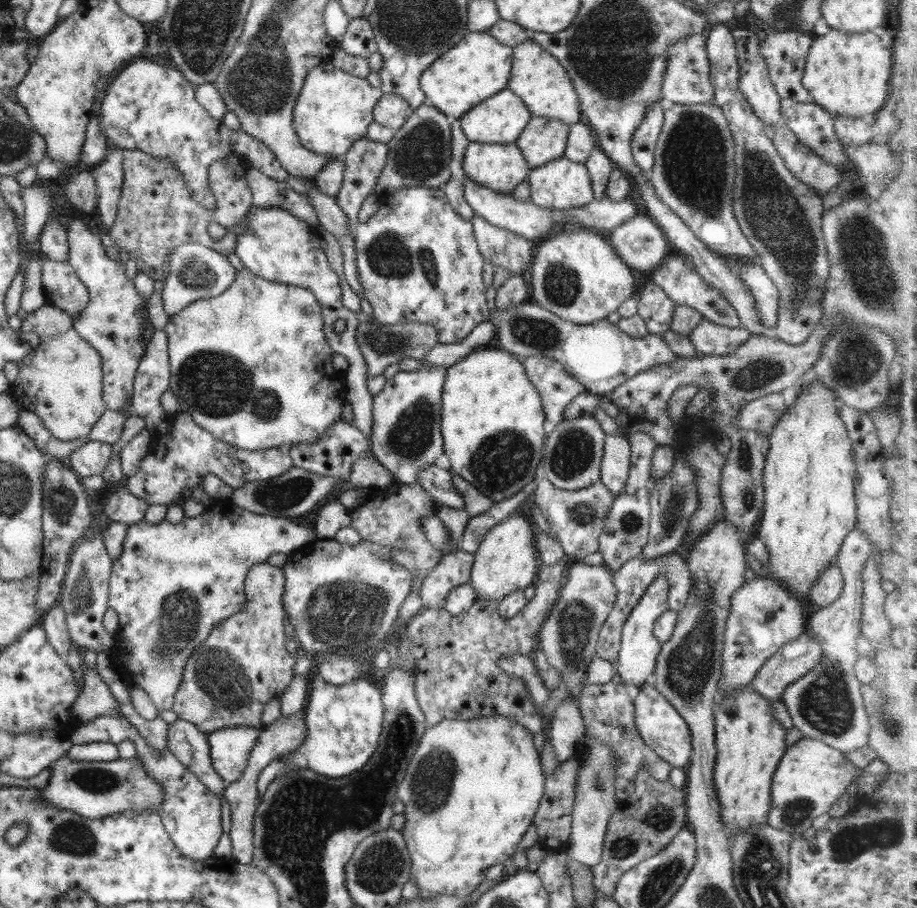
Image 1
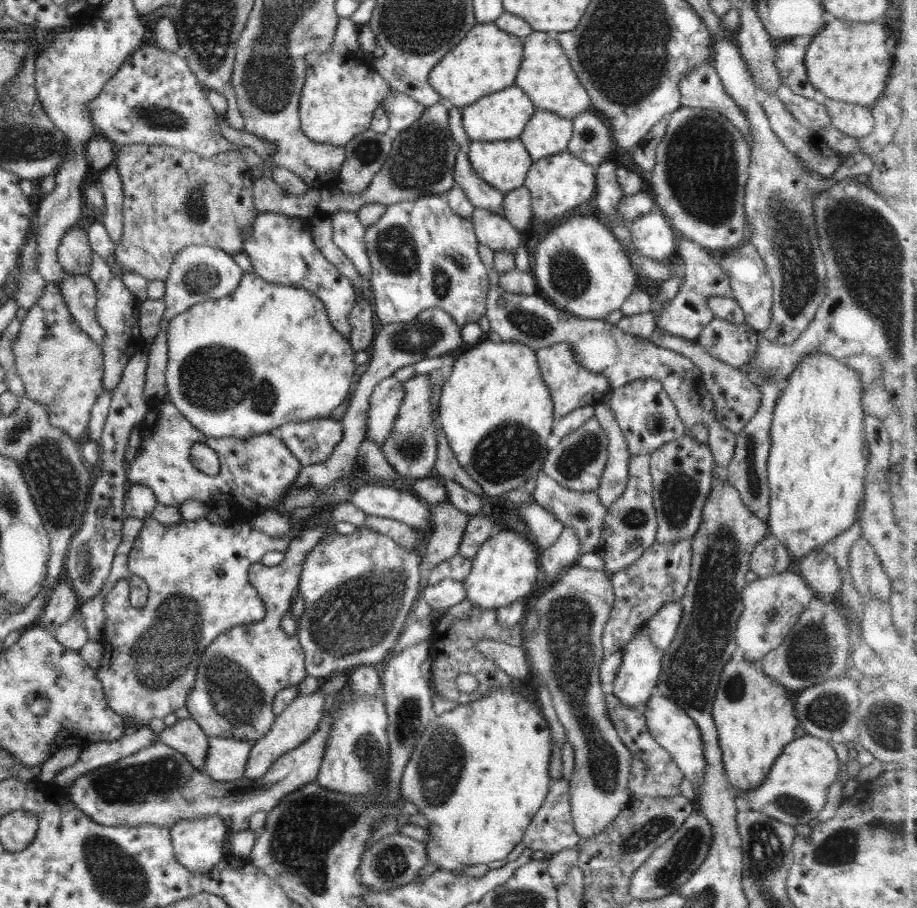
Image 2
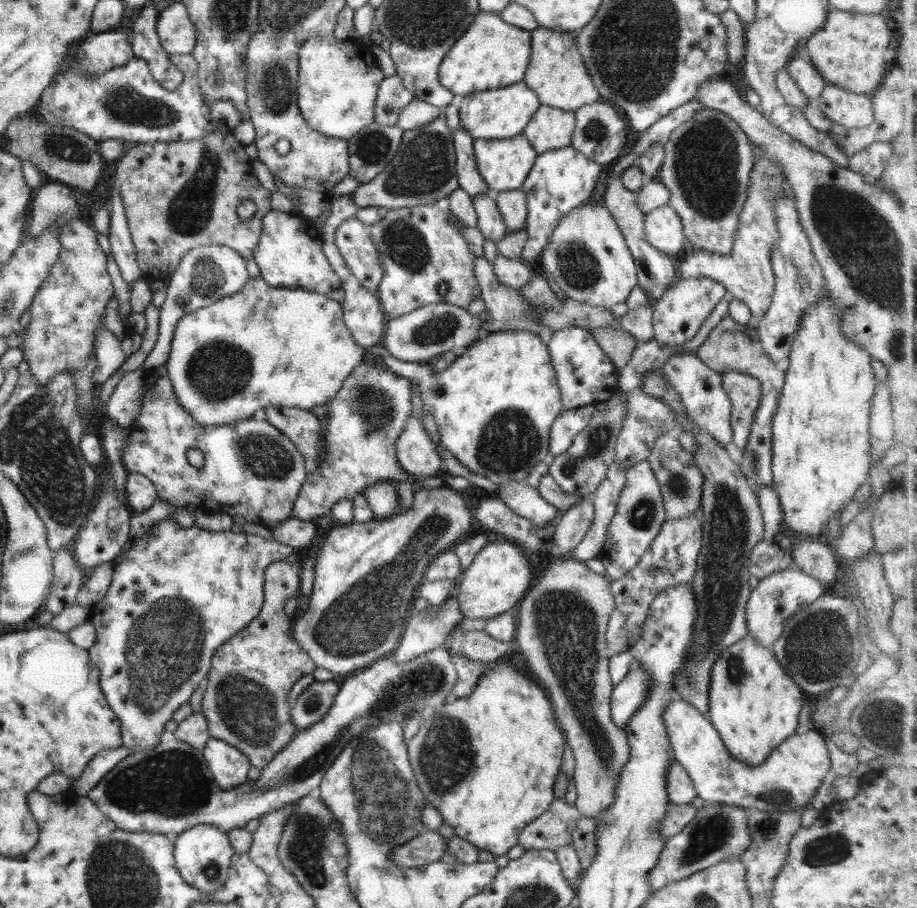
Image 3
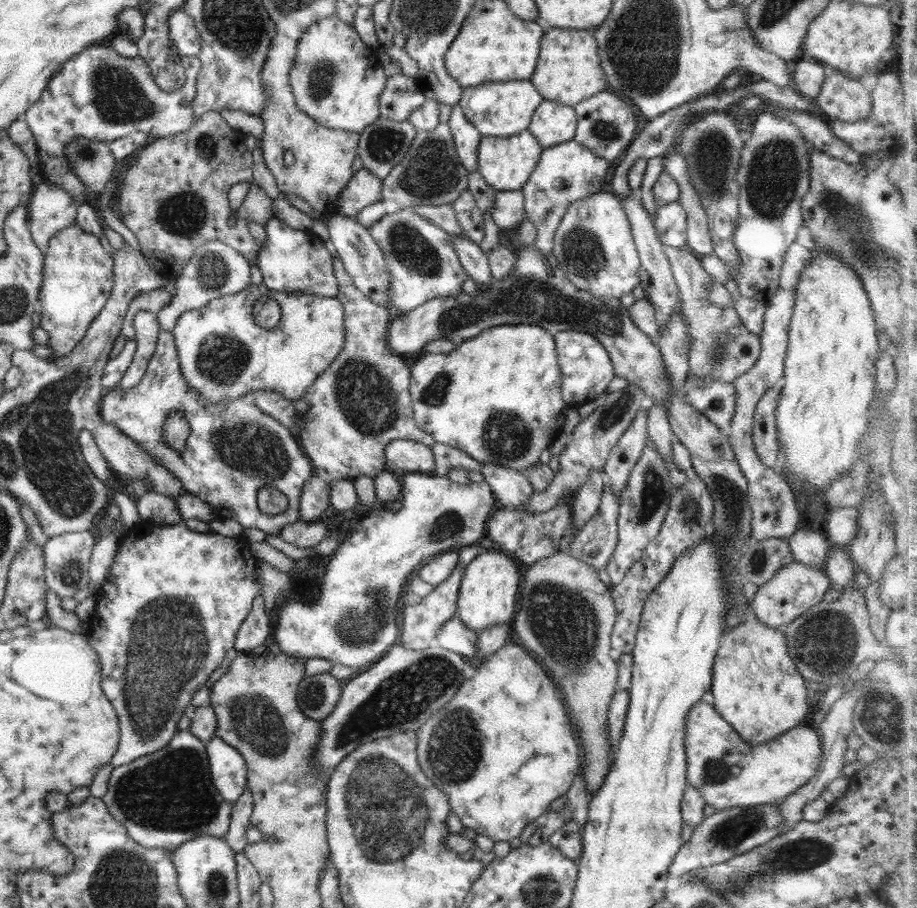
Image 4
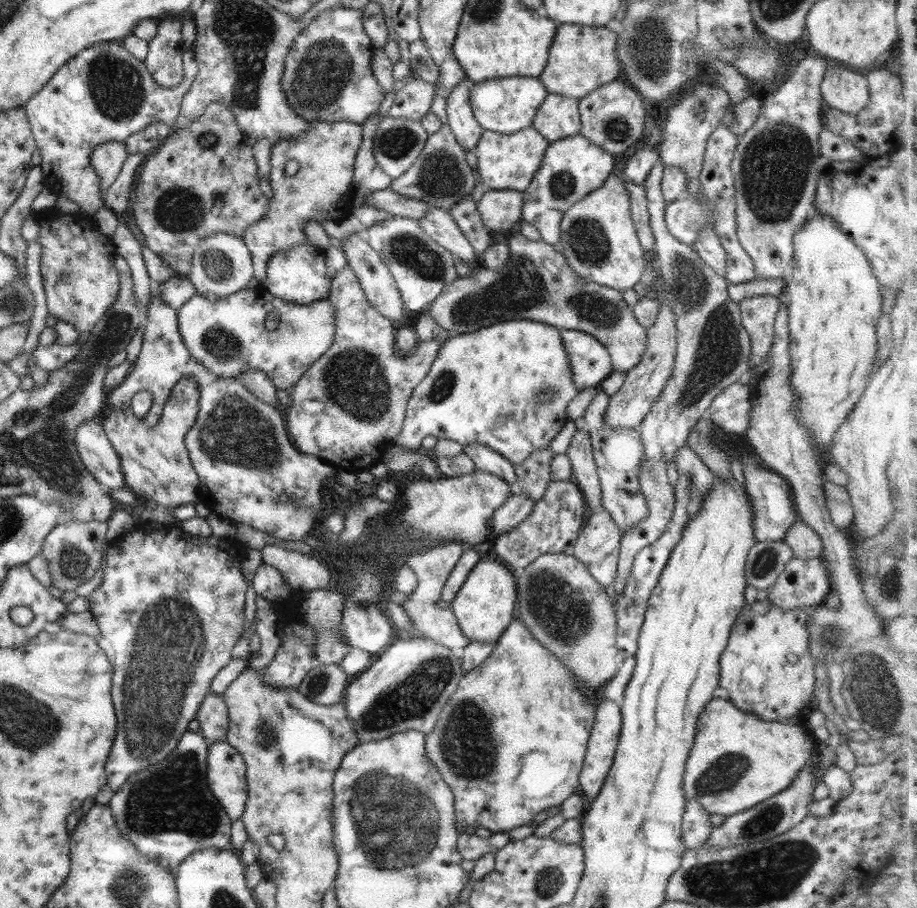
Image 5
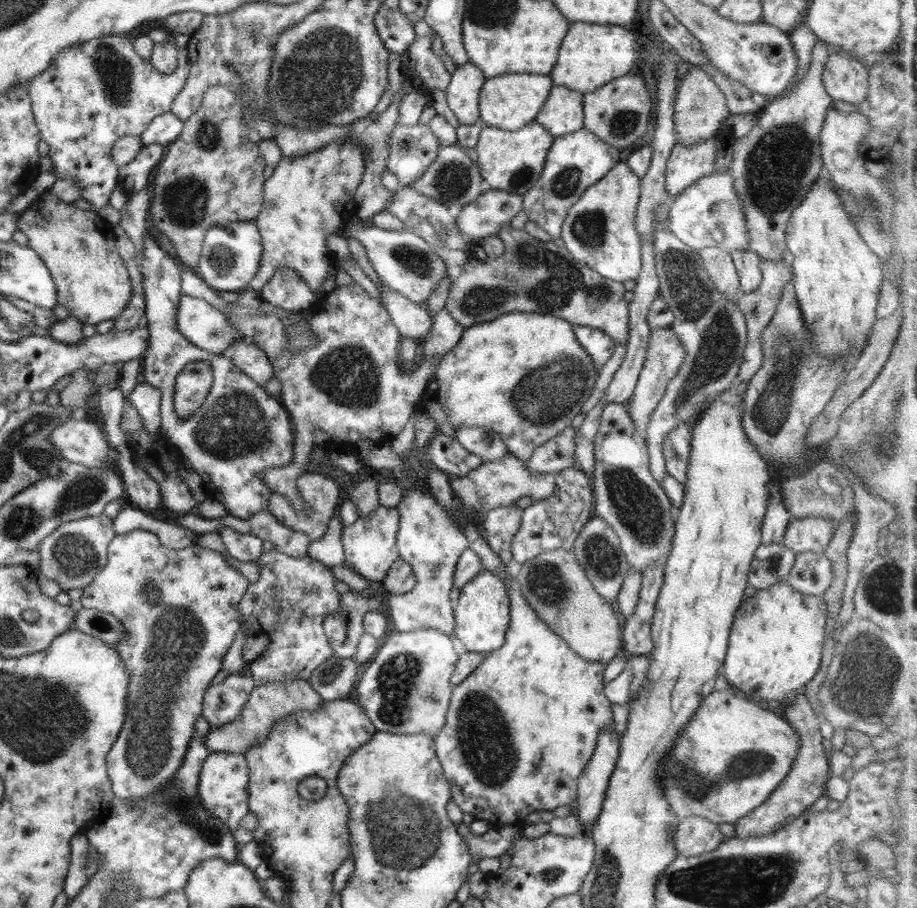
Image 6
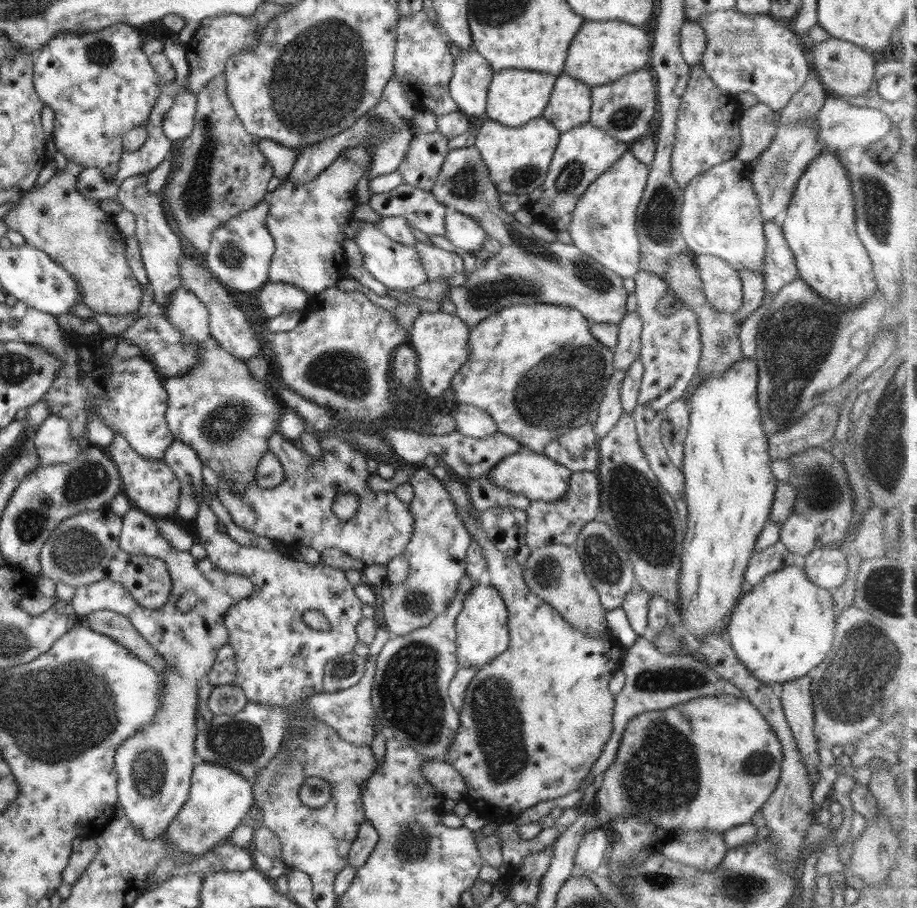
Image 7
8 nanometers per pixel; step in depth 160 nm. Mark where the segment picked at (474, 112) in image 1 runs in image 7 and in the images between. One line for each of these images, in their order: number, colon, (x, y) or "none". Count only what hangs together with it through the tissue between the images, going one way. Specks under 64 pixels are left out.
2: (502, 115)
3: (504, 112)
4: (498, 109)
5: (506, 105)
6: (510, 101)
7: (514, 97)

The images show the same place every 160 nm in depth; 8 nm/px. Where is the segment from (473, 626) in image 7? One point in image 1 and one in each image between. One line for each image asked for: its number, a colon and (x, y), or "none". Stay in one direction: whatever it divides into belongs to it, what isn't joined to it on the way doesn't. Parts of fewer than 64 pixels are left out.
1: (506, 561)
2: (504, 569)
3: (497, 579)
4: (487, 596)
5: (483, 606)
6: (482, 616)

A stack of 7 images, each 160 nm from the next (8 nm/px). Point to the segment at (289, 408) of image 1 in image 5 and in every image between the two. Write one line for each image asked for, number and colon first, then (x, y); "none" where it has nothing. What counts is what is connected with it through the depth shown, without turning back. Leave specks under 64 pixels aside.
2: (218, 352)
3: (263, 346)
4: (223, 354)
5: (227, 335)

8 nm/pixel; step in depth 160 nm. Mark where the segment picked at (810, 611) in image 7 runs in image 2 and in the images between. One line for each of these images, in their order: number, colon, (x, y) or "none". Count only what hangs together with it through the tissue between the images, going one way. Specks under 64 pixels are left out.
2: (755, 718)
3: (754, 705)
4: (757, 688)
5: (766, 668)
6: (775, 644)

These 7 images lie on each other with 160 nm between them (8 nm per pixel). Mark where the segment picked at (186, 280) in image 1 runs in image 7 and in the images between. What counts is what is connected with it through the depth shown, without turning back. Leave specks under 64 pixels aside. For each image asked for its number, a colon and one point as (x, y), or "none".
2: (200, 273)
3: (207, 274)
4: (215, 270)
5: (222, 265)
6: (231, 255)
7: (240, 252)

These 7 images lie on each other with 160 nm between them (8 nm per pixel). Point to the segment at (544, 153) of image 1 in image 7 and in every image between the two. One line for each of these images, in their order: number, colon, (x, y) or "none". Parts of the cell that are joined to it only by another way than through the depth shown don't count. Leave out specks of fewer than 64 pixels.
2: (546, 133)
3: (549, 128)
4: (552, 123)
5: (558, 116)
6: (562, 113)
7: (569, 106)

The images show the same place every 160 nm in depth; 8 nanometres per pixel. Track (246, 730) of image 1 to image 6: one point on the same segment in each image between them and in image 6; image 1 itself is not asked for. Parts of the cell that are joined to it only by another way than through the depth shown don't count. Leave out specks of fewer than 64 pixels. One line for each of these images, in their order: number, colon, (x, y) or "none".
2: (226, 759)
3: (229, 766)
4: (228, 769)
5: (226, 771)
6: (224, 778)

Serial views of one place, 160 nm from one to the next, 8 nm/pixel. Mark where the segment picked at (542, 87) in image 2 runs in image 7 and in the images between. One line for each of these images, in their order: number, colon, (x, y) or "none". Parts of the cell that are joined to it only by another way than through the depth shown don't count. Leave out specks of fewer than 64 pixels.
3: (556, 73)
4: (567, 71)
5: (582, 58)
6: (591, 54)
7: (601, 52)

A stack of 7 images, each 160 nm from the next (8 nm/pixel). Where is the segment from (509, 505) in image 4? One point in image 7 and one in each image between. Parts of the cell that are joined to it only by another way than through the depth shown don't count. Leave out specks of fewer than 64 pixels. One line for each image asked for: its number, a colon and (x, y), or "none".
5: (484, 458)
6: (488, 445)
7: (474, 422)

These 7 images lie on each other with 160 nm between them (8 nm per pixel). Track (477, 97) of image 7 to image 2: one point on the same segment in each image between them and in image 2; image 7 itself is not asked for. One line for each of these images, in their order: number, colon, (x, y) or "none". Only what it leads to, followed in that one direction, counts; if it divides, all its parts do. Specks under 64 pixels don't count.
2: (479, 192)
3: (469, 178)
4: (465, 135)
5: (461, 120)
6: (462, 93)

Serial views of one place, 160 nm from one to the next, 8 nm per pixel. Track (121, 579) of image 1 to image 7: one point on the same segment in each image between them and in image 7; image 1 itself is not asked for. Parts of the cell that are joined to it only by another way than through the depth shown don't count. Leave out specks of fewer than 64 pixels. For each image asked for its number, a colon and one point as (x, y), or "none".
2: (197, 571)
3: (199, 588)
4: (168, 613)
5: (170, 609)
6: (173, 649)
7: (154, 767)

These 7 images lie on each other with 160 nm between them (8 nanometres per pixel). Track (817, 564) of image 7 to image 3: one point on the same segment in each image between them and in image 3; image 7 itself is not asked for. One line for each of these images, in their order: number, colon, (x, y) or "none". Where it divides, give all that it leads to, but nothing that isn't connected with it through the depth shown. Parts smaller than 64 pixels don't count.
3: (779, 596)
4: (793, 589)
5: (803, 583)
6: (812, 573)

